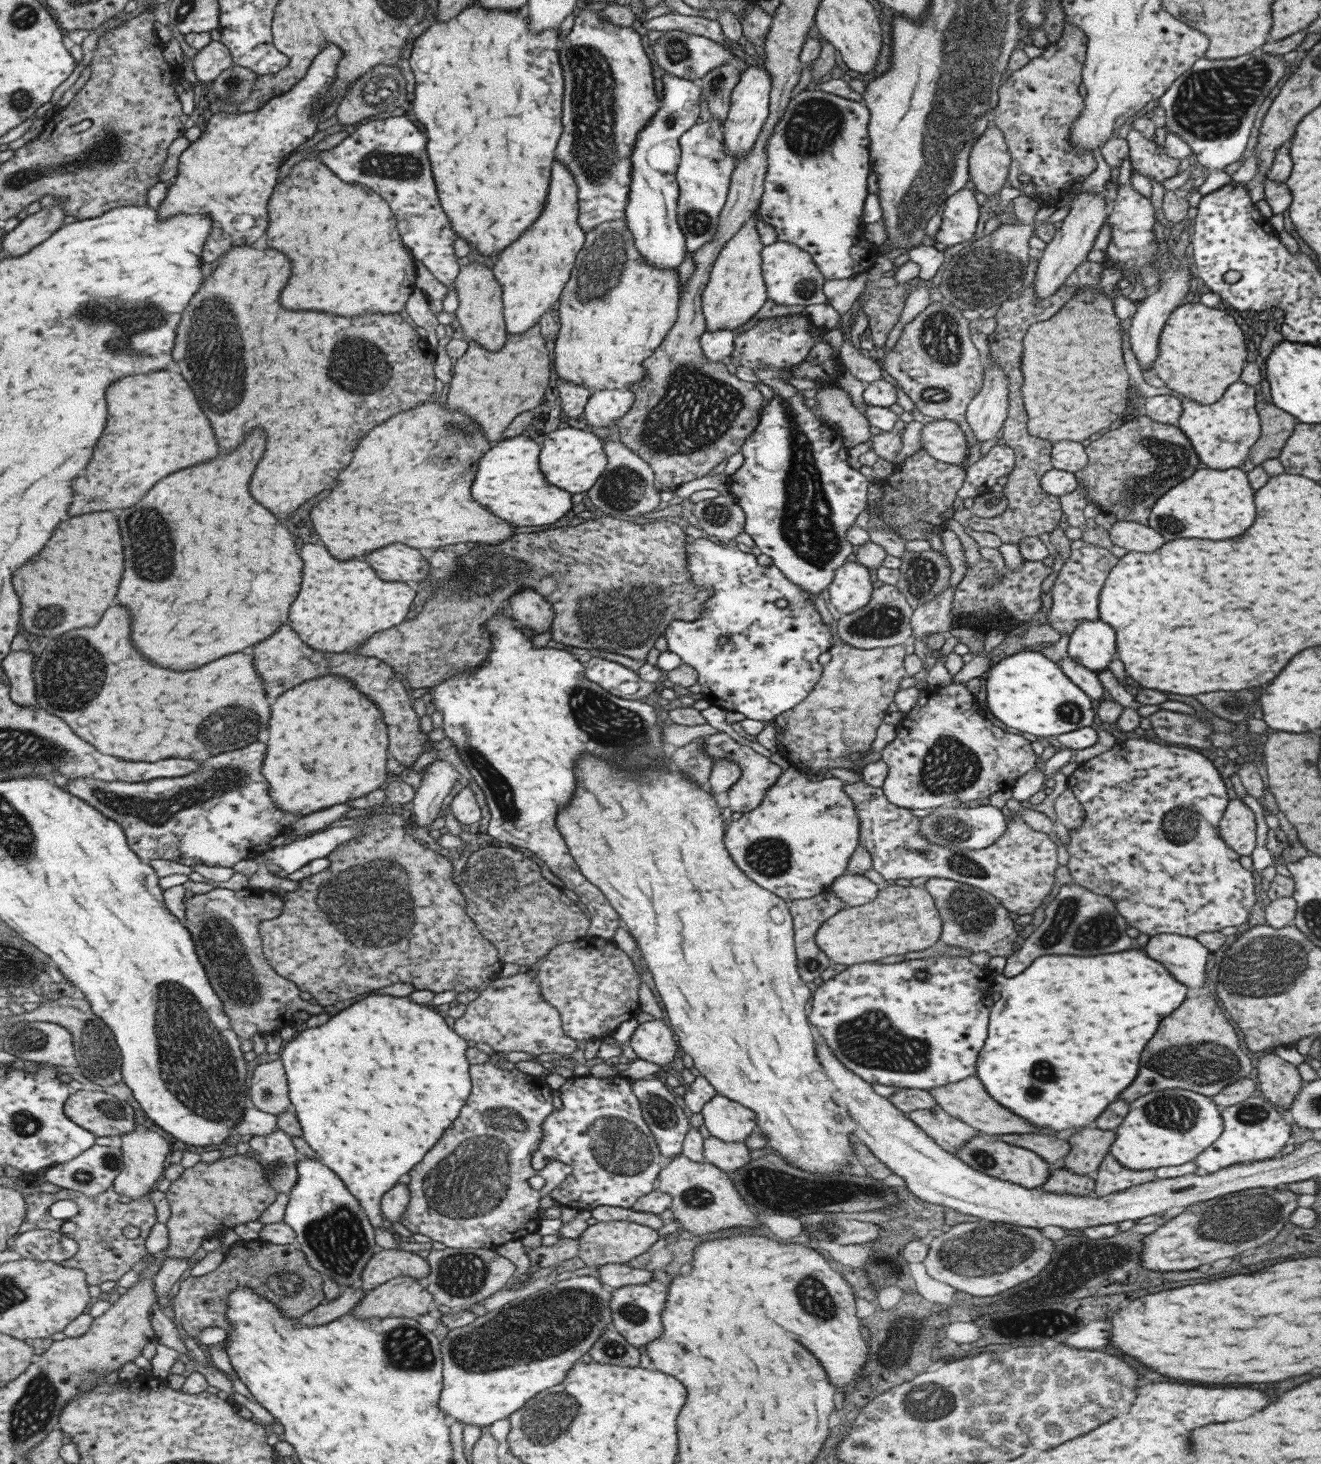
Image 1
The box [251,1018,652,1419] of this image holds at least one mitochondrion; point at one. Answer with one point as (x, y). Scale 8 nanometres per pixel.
(559, 1320)

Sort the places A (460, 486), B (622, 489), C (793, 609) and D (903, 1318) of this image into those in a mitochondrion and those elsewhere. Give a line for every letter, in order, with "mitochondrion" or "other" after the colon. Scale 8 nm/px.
A: other
B: mitochondrion
C: other
D: mitochondrion

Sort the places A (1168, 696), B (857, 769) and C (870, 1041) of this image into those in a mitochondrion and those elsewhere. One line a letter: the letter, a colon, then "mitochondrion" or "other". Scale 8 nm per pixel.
A: other
B: other
C: mitochondrion

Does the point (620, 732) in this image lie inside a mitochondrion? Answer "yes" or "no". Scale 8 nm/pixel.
yes

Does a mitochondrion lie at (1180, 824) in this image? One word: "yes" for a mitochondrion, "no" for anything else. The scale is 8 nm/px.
yes

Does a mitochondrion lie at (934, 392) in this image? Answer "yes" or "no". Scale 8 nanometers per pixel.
yes

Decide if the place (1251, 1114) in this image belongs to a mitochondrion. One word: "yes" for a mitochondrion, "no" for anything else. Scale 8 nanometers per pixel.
yes

